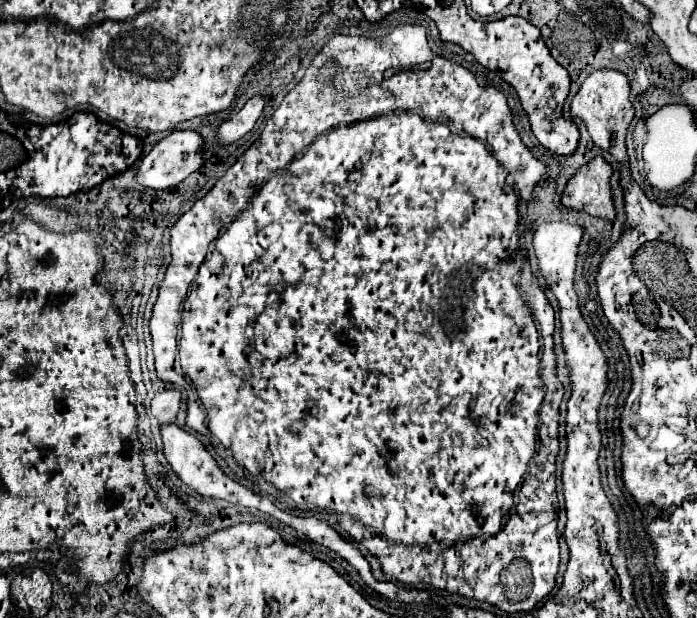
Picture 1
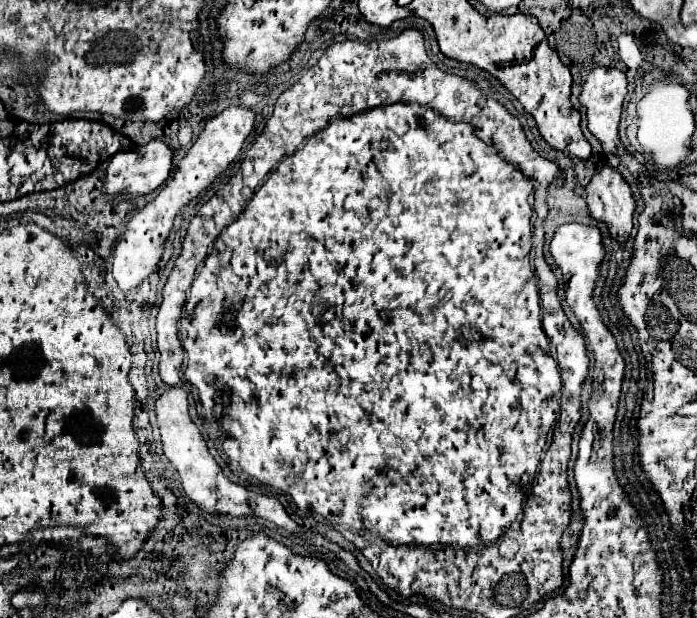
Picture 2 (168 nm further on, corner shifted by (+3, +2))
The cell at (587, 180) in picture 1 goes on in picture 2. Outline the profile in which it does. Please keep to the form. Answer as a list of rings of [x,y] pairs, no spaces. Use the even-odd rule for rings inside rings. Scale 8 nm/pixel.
[[[601,167],[587,185],[587,205],[591,217],[609,227],[611,239],[625,245],[633,231],[635,199],[625,179],[611,167]]]

